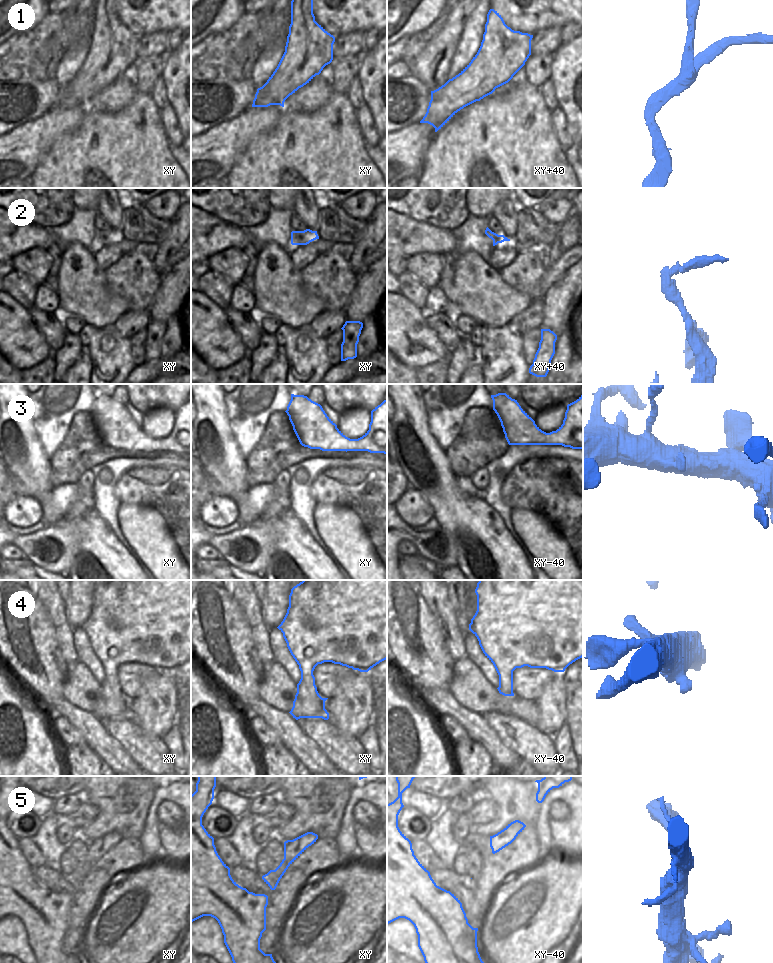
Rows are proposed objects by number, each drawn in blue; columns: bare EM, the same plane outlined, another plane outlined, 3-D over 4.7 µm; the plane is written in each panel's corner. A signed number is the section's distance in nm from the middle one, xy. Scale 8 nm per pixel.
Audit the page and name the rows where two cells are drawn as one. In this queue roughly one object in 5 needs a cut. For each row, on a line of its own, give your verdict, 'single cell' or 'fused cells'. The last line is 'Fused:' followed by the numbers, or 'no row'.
1: fused cells
2: single cell
3: single cell
4: single cell
5: single cell
Fused: 1

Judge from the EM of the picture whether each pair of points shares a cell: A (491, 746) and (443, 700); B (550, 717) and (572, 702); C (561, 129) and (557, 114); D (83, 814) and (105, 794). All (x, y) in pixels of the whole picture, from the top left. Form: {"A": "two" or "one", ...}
{"A": "one", "B": "two", "C": "one", "D": "two"}

